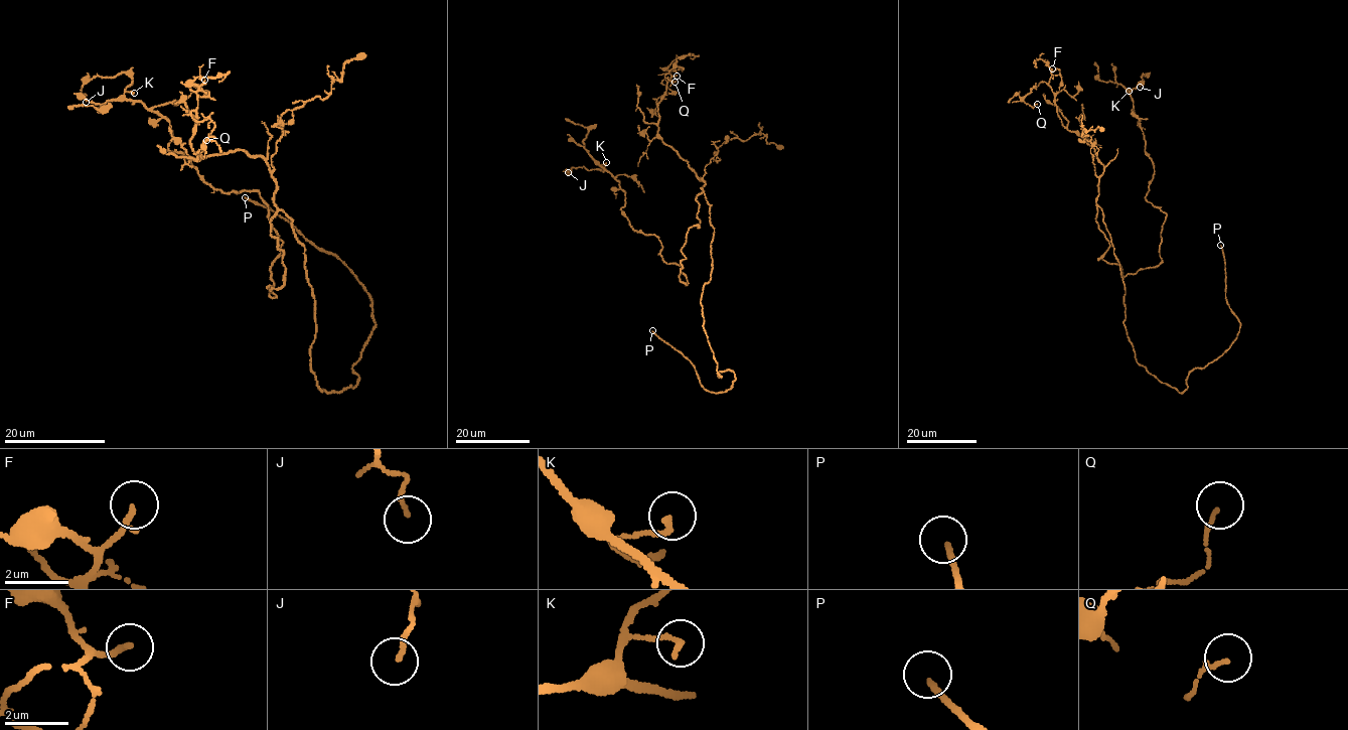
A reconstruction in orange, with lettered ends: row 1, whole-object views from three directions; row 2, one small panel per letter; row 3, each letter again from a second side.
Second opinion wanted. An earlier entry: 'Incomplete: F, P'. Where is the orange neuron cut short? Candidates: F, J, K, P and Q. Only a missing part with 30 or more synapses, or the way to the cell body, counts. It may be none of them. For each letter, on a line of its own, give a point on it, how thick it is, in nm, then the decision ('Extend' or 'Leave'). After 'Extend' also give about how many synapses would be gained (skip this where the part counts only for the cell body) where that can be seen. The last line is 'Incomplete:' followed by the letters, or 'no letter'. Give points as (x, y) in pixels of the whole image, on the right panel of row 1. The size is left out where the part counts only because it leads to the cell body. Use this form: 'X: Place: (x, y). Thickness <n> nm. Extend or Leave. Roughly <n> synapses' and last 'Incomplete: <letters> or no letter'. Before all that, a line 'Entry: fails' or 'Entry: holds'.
Entry: holds
F: Place: (1052, 68). Thickness 190 nm. Extend. Roughly 50 synapses
J: Place: (1140, 87). Thickness 120 nm. Leave
K: Place: (1129, 91). Thickness 180 nm. Leave
P: Place: (1220, 245). Thickness 180 nm. Extend
Q: Place: (1037, 104). Thickness 110 nm. Leave
Incomplete: F, P

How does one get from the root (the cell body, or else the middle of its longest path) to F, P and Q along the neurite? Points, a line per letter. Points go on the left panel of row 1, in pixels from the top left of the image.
F: (277, 211), (277, 181), (263, 157), (239, 150), (199, 157), (198, 161), (190, 138), (197, 90), (204, 80)
P: (277, 211), (304, 246), (316, 386), (353, 388), (352, 366), (376, 323), (371, 300), (339, 259), (245, 197)
Q: (277, 211), (277, 181), (263, 157), (239, 150), (198, 161), (191, 110), (214, 125), (193, 153), (206, 140)

